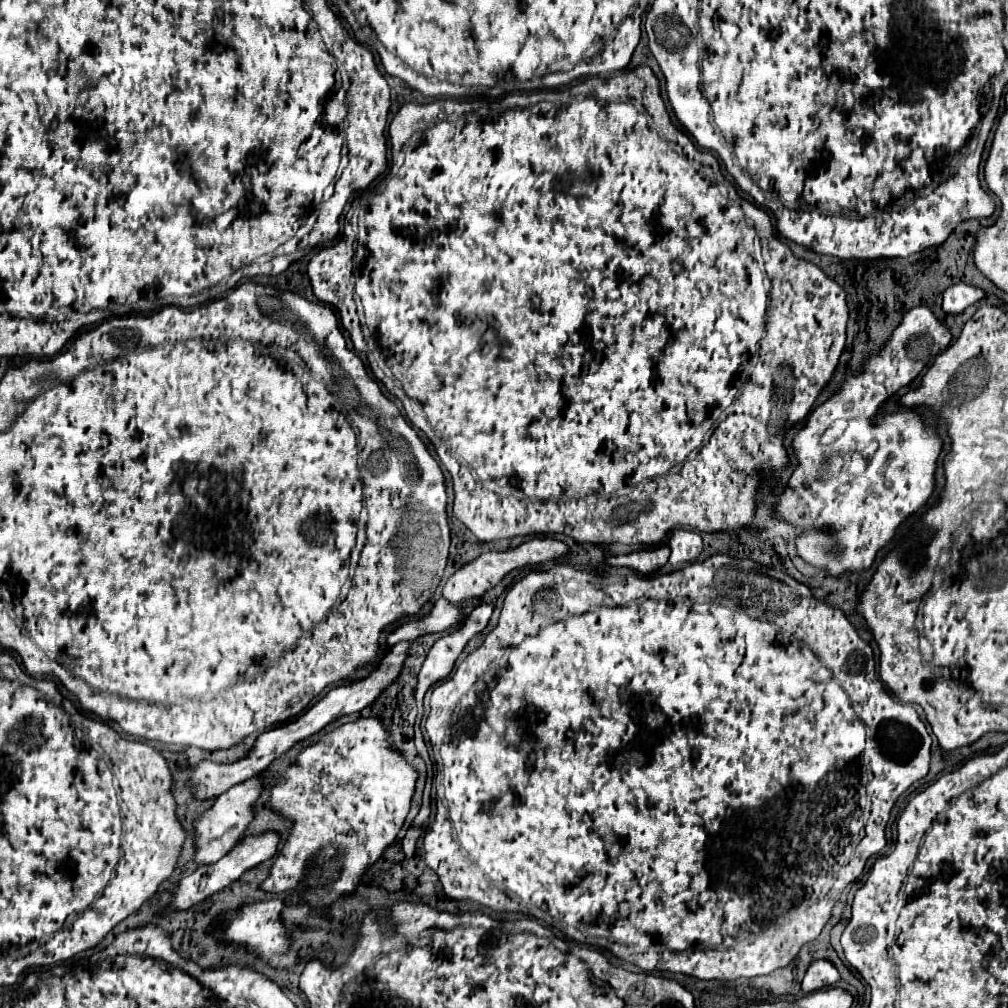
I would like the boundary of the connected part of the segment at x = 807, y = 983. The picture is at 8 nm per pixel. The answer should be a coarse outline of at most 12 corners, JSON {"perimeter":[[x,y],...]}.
{"perimeter":[[816,960],[806,970],[802,992],[810,994],[840,980],[828,960]]}

